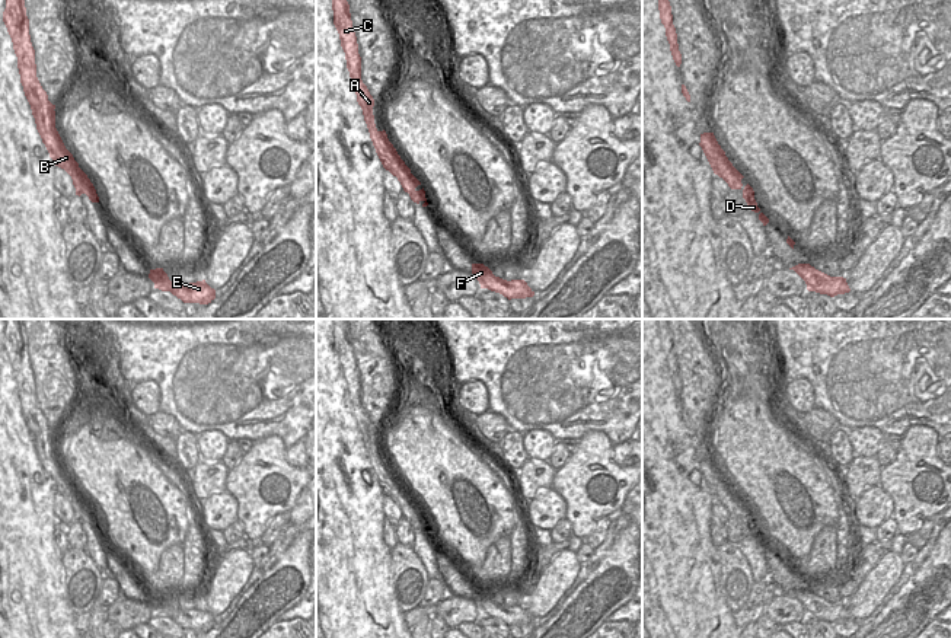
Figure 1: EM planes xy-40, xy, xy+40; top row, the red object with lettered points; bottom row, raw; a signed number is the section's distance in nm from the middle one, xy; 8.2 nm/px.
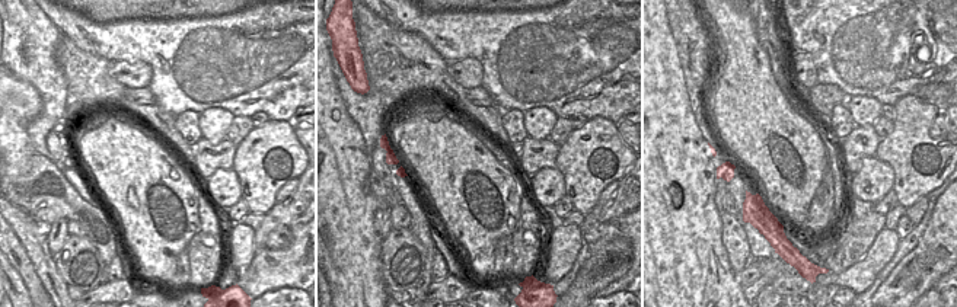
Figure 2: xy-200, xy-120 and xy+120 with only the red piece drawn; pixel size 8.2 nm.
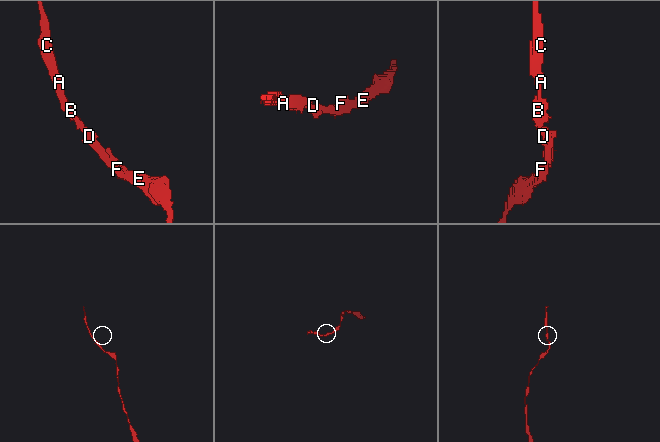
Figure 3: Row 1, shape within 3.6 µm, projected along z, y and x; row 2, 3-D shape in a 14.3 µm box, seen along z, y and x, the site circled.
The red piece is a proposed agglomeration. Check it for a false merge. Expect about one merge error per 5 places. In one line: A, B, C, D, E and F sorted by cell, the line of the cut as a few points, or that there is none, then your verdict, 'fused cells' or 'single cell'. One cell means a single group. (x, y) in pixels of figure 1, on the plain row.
A B C D E F; no cut; single cell

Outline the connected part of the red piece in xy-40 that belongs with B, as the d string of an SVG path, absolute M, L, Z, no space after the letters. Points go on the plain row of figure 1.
M4 319L4 322L6 335L3 338L3 348L13 369L20 409L31 431L42 469L54 491L64 495L71 503L76 521L80 523L86 520L92 529L99 529L93 510L79 494L73 481L66 475L55 454L55 431L48 427L48 421L36 403L35 376L31 369L23 319Z

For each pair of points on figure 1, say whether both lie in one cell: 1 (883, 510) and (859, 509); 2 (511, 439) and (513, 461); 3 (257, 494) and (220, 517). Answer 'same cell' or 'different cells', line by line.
1: same cell
2: same cell
3: different cells

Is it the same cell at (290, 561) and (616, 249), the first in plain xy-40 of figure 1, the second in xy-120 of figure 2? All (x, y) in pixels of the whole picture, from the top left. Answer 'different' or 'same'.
same

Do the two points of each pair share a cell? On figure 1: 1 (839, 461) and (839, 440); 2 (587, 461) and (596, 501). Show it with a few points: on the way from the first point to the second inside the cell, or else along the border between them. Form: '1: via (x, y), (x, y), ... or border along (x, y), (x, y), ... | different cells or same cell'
1: via (839, 456), (839, 444) | same cell
2: via (590, 471), (590, 482), (596, 491) | same cell

